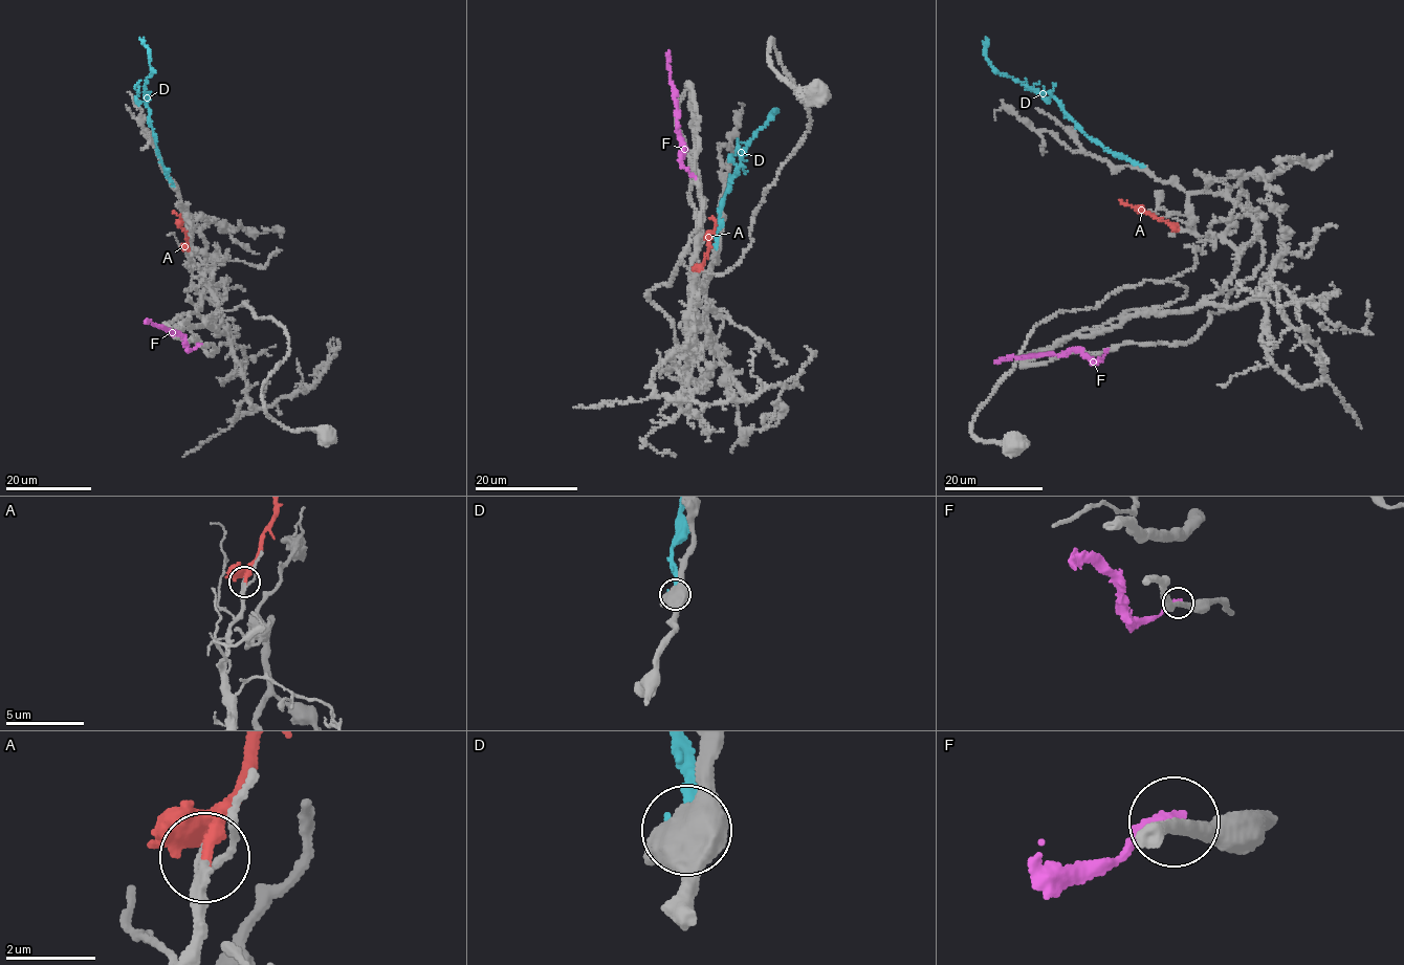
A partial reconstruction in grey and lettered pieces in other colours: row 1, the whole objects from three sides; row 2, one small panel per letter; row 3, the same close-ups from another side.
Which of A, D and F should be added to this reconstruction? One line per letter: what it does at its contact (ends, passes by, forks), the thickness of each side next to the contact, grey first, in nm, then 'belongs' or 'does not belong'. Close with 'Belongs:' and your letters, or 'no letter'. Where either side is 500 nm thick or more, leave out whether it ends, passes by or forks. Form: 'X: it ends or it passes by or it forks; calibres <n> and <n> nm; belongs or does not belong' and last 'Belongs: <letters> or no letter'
A: it ends; calibres 240 and 280 nm; belongs
D: calibres 650 and 320 nm; does not belong
F: it ends; calibres 320 and 340 nm; does not belong
Belongs: A

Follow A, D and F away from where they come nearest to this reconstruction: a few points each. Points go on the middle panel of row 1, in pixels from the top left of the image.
A: (698, 270), (708, 234), (714, 231), (711, 216)
D: (717, 246), (717, 218), (744, 148), (776, 110), (770, 113)
F: (695, 177), (681, 161), (684, 147), (676, 118), (675, 89), (668, 69), (671, 50)

